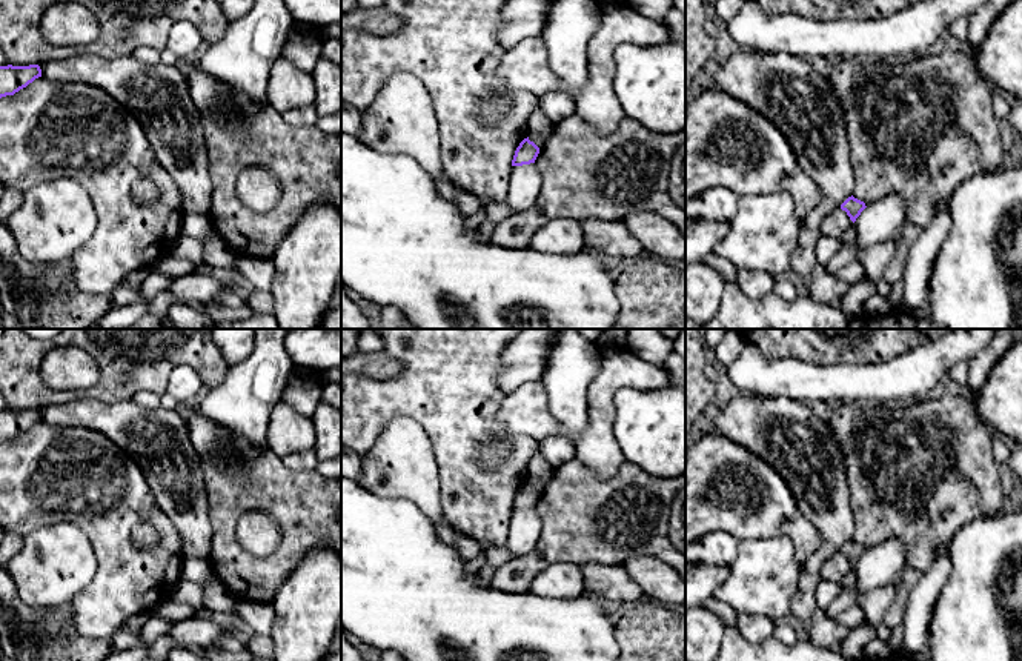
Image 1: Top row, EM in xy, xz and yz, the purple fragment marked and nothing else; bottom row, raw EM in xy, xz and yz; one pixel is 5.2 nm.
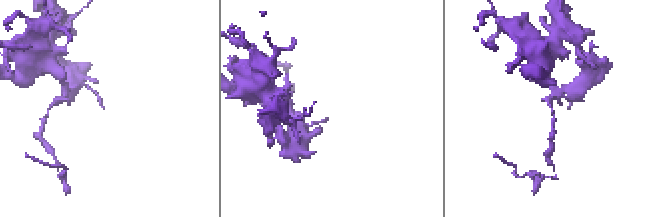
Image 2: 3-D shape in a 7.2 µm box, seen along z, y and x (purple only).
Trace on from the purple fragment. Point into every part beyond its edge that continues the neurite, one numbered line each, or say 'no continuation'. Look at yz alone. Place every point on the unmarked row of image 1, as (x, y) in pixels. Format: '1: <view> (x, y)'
no continuation

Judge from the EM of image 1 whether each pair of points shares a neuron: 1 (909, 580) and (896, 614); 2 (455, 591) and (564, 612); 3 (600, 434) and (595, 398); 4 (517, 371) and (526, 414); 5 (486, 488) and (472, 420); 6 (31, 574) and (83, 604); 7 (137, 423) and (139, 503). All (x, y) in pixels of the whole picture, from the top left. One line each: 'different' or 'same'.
1: same
2: same
3: same
4: different
5: same
6: different
7: different

